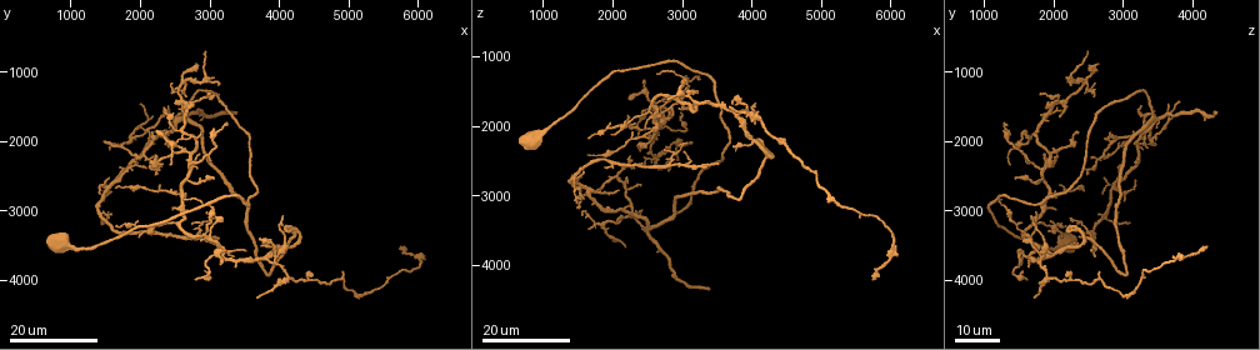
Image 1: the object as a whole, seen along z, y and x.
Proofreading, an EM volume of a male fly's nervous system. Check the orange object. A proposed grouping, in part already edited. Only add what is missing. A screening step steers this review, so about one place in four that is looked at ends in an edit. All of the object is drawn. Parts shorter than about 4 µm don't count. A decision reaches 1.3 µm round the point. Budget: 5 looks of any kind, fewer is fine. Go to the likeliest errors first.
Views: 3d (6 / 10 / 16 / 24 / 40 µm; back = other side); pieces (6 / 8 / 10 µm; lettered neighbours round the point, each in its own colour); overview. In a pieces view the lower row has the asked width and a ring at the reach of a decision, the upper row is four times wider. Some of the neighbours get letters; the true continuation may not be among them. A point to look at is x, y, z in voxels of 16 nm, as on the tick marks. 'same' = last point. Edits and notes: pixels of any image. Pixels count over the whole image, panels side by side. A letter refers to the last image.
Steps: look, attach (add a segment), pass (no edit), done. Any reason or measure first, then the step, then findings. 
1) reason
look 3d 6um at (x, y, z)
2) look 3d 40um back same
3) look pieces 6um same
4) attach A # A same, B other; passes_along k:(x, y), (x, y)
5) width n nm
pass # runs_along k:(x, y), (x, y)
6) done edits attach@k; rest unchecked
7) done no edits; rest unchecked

long arm stops here
look 3d 24um at (3400, 1550, 4350)

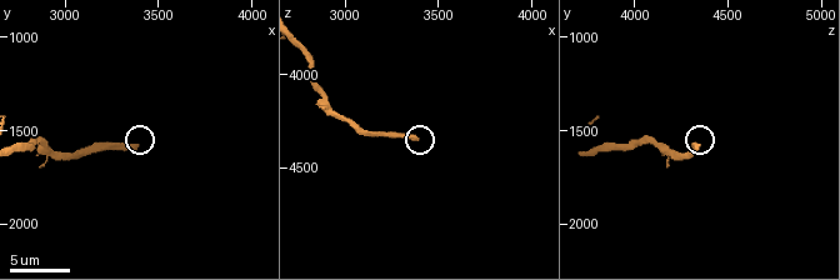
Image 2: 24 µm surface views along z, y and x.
look pieces 10um at (3380, 1580, 4340)

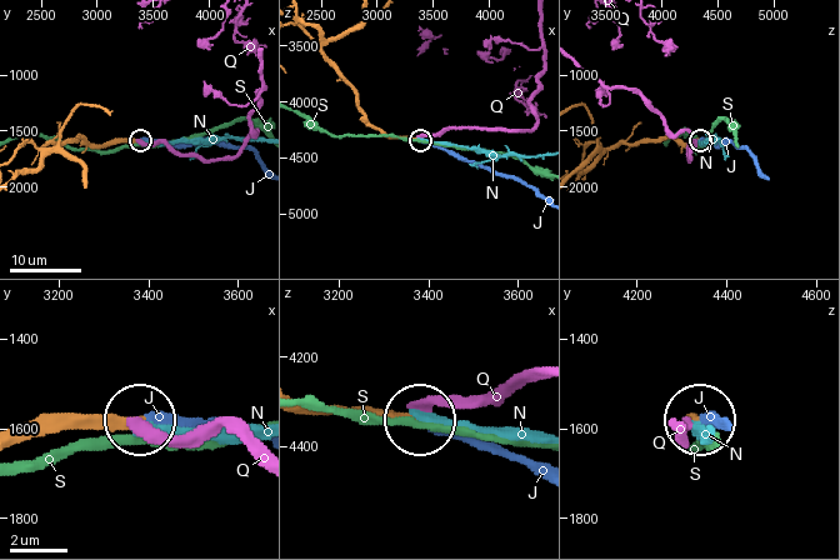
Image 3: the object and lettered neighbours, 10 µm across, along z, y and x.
width 290 nm
attach J # J same, N other, Q other, S other; the cell continues

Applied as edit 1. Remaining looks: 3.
look overview

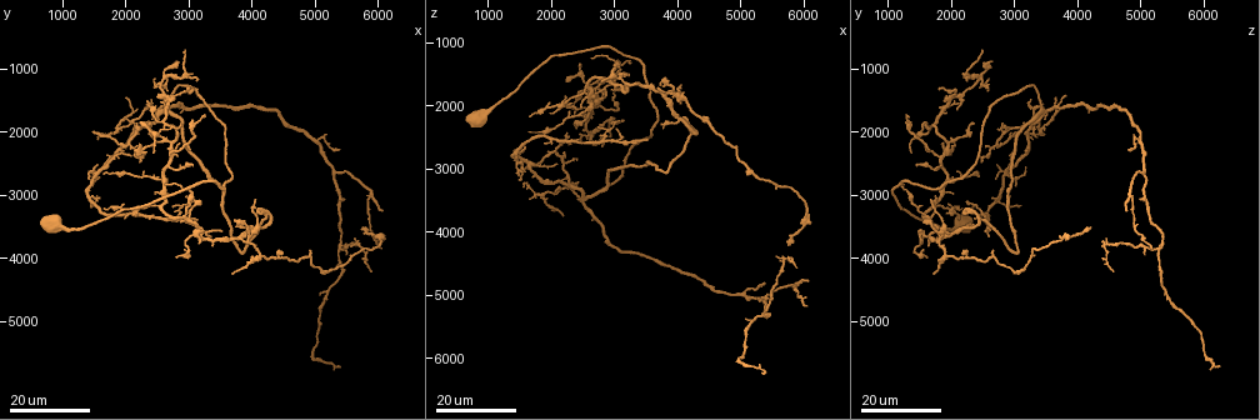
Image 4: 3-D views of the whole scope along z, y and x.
end of a long branch
look 3d 16um at (3450, 3600, 2500)

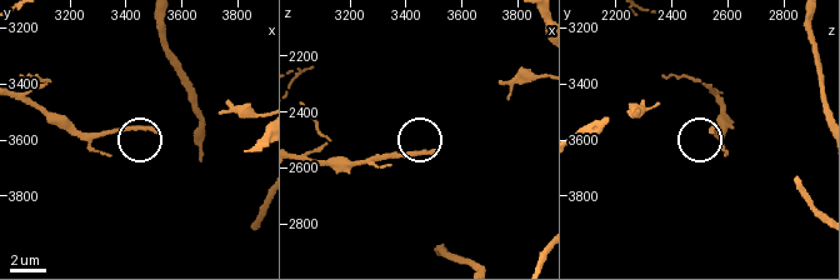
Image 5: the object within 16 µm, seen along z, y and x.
look pieces 8um at (3500, 3580, 2540)

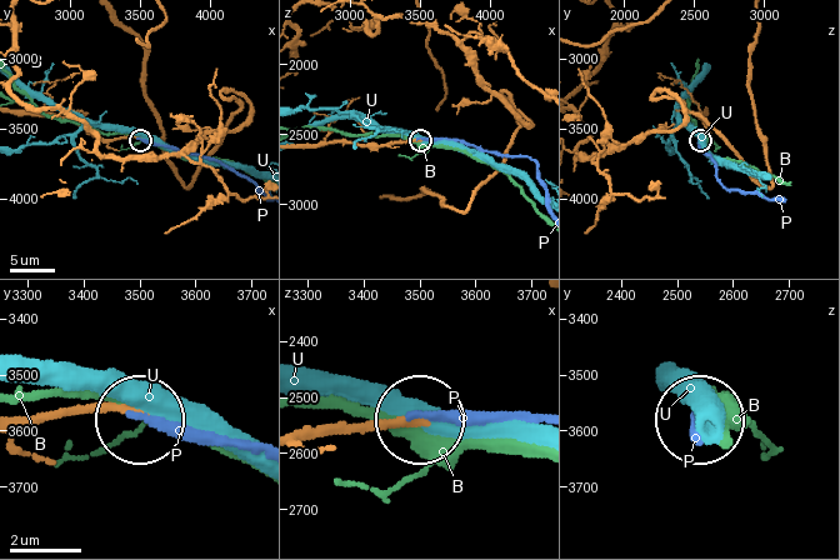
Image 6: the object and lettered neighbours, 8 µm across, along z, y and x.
attach P # B other, P same, U other; passes_along 6:(394, 144), (419, 138), (460, 140), (528, 156), (539, 174); the cell continues

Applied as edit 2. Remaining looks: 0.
done edits attach@3, attach@6; rest unchecked

